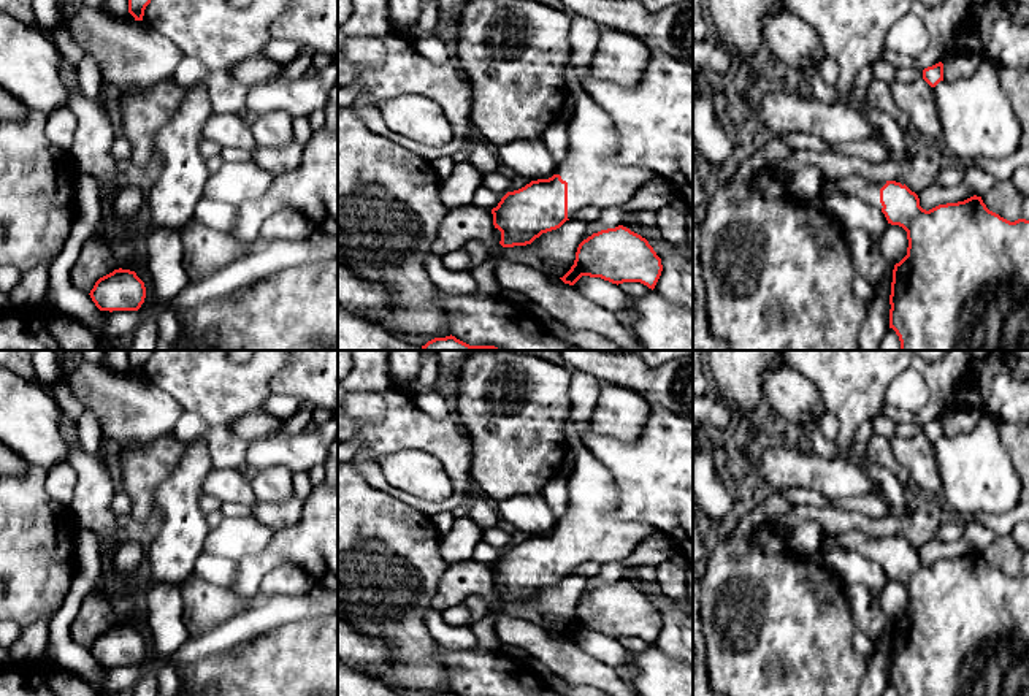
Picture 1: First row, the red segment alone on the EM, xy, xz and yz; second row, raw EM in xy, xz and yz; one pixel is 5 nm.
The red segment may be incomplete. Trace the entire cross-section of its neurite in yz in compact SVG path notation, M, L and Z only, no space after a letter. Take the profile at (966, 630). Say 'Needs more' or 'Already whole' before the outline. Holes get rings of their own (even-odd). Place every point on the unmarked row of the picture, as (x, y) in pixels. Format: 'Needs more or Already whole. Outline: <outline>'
Needs more. Outline: M850 530L837 534L828 534L821 531L818 549L813 553L818 555L839 549L856 552L878 563L885 569L888 579L899 580L907 587L907 610L894 620L889 650L889 683L896 686L899 696L1029 696L1029 576L1018 574L1010 577L989 566L981 552L977 550L964 556L939 560L926 566L920 561L918 550L905 539L896 536L874 537L861 530Z

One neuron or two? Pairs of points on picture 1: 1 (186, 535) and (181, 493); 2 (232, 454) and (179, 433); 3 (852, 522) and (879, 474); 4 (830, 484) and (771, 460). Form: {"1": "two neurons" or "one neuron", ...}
{"1": "one neuron", "2": "one neuron", "3": "two neurons", "4": "one neuron"}

